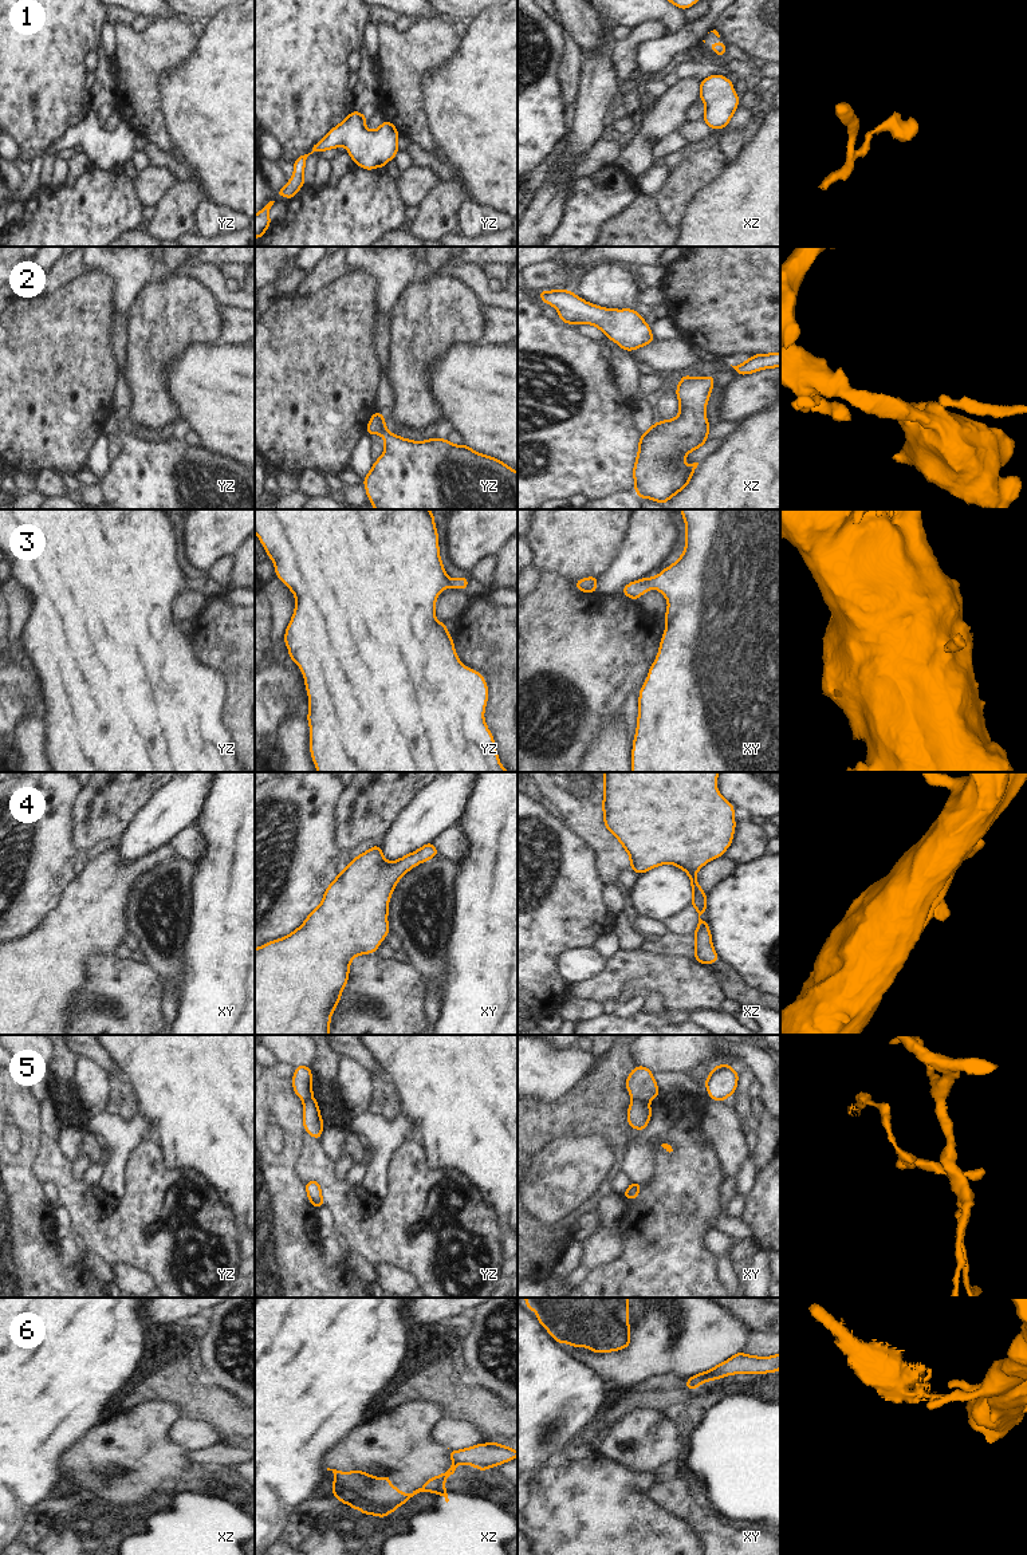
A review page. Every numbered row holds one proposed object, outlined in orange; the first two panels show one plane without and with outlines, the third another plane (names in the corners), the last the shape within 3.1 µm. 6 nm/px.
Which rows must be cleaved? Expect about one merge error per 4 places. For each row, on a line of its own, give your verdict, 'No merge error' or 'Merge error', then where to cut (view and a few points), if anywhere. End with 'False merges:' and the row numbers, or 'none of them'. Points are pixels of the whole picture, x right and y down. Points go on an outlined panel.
1: No merge error. No split
2: No merge error. No split
3: No merge error. No split
4: No merge error. No split
5: Merge error. Split along xy (632, 1099), (645, 1099), (648, 1102)
6: Merge error. Split along xz (453, 1457), (457, 1463)
False merges: 5, 6.

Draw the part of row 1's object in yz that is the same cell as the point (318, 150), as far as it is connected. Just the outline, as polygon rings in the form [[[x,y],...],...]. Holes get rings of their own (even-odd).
[[[353,110],[353,111],[350,113],[349,117],[346,117],[338,126],[333,127],[323,138],[320,138],[320,141],[319,141],[316,145],[314,145],[311,153],[304,154],[304,156],[300,156],[300,157],[298,157],[298,158],[294,161],[294,174],[292,174],[292,177],[288,180],[287,185],[286,185],[283,189],[279,189],[279,190],[276,192],[276,197],[284,196],[284,197],[287,197],[287,198],[291,201],[291,198],[299,192],[299,189],[304,185],[304,166],[306,166],[306,160],[307,160],[307,157],[308,157],[310,154],[312,154],[314,151],[320,153],[320,151],[327,151],[328,149],[337,149],[337,147],[339,147],[339,146],[345,146],[345,147],[347,149],[347,153],[350,154],[350,157],[351,157],[351,160],[353,160],[353,162],[354,162],[355,165],[359,165],[359,166],[362,166],[362,168],[366,169],[366,170],[373,170],[373,169],[375,169],[375,168],[383,168],[383,166],[386,166],[386,164],[387,164],[390,160],[393,160],[393,158],[396,157],[396,154],[398,153],[398,137],[400,137],[400,133],[397,131],[396,126],[394,126],[391,122],[386,121],[386,119],[382,122],[382,125],[381,125],[378,129],[375,129],[375,130],[367,130],[367,129],[366,129],[366,114],[361,114],[361,113]]]

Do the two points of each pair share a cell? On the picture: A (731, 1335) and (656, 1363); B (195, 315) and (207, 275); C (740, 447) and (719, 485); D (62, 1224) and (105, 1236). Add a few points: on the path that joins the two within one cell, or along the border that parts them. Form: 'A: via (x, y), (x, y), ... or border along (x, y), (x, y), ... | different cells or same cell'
A: via (712, 1335), (692, 1335), (675, 1353) | same cell
B: border along (177, 275), (197, 279), (219, 303) | different cells
C: via (736, 456), (728, 464), (728, 476) | same cell
D: border along (62, 1204), (69, 1211), (73, 1233) | different cells

